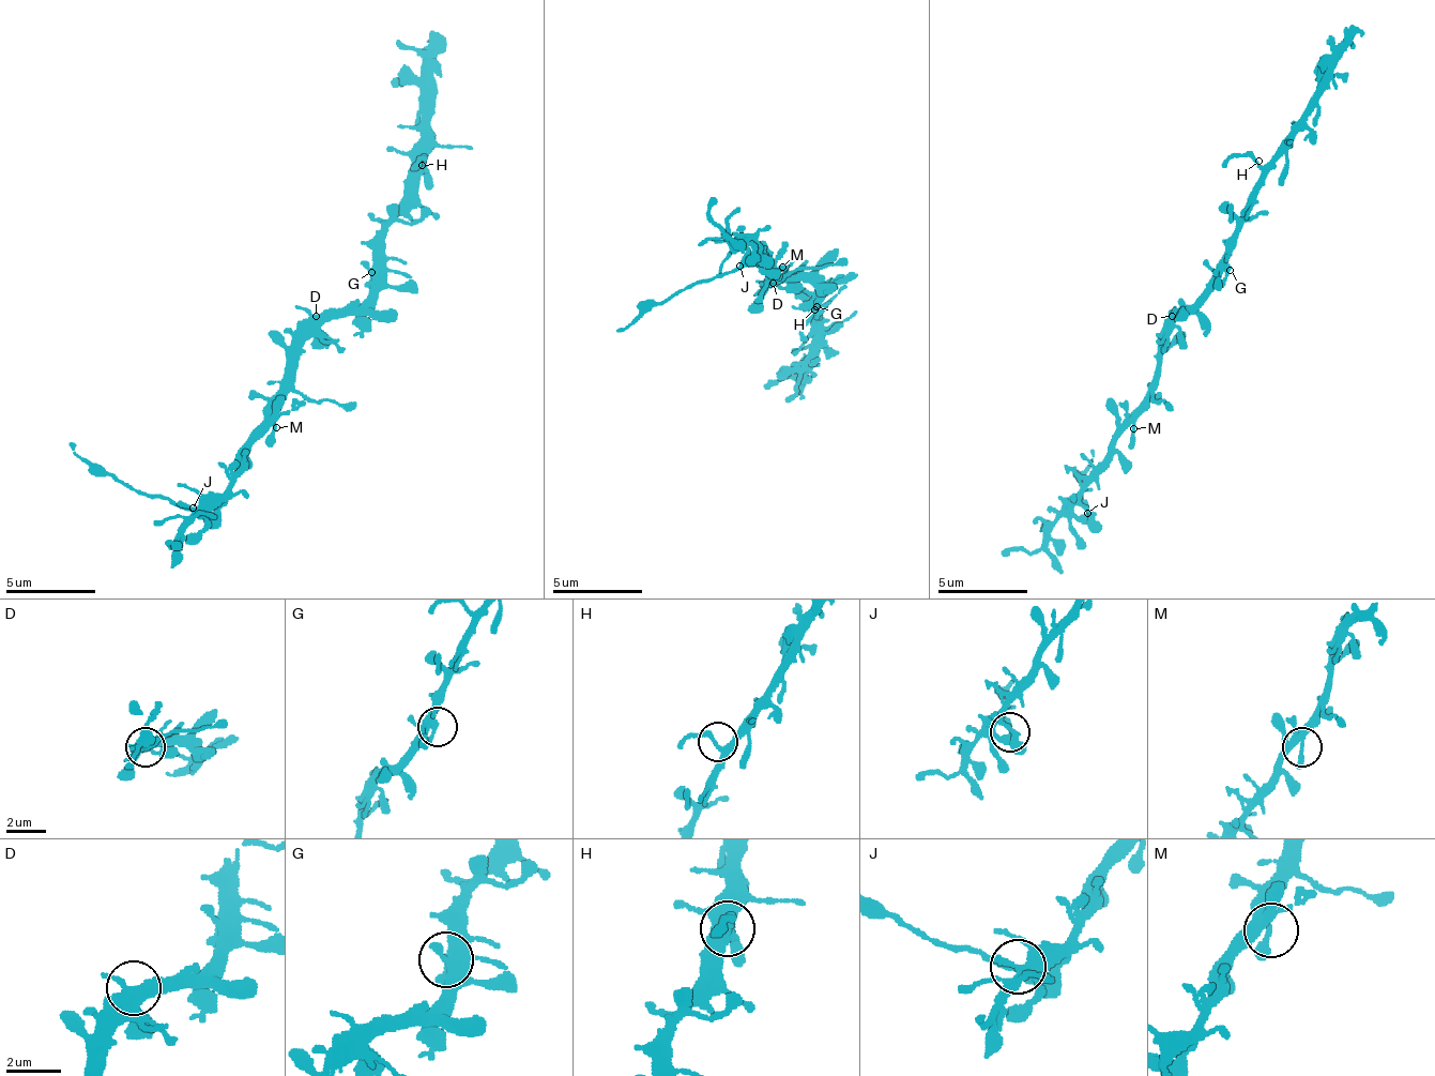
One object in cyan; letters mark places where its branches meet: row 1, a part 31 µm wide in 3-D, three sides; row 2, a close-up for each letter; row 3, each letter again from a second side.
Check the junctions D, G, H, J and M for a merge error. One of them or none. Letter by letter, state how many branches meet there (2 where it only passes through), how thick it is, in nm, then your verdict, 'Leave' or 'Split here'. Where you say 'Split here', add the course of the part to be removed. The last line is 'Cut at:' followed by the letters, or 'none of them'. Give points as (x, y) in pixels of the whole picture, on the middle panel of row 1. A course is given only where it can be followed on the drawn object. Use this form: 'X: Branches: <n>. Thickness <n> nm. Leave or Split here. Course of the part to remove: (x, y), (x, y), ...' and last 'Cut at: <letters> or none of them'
D: Branches: 3. Thickness 400 nm. Leave
G: Branches: 4. Thickness 360 nm. Leave
H: Branches: 3. Thickness 240 nm. Leave
J: Branches: 3. Thickness 240 nm. Split here. Course of the part to remove: (741, 264), (676, 291), (615, 332)
M: Branches: 4. Thickness 320 nm. Leave
Cut at: J

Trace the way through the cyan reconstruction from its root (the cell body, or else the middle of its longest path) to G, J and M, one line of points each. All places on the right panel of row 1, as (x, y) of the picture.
G: (1169, 329), (1173, 320), (1188, 315), (1207, 288), (1230, 270)
J: (1169, 329), (1159, 348), (1155, 388), (1142, 415), (1120, 434), (1108, 466), (1072, 506), (1078, 515), (1087, 511)
M: (1169, 329), (1159, 348), (1155, 388), (1146, 411), (1133, 420), (1133, 428)

